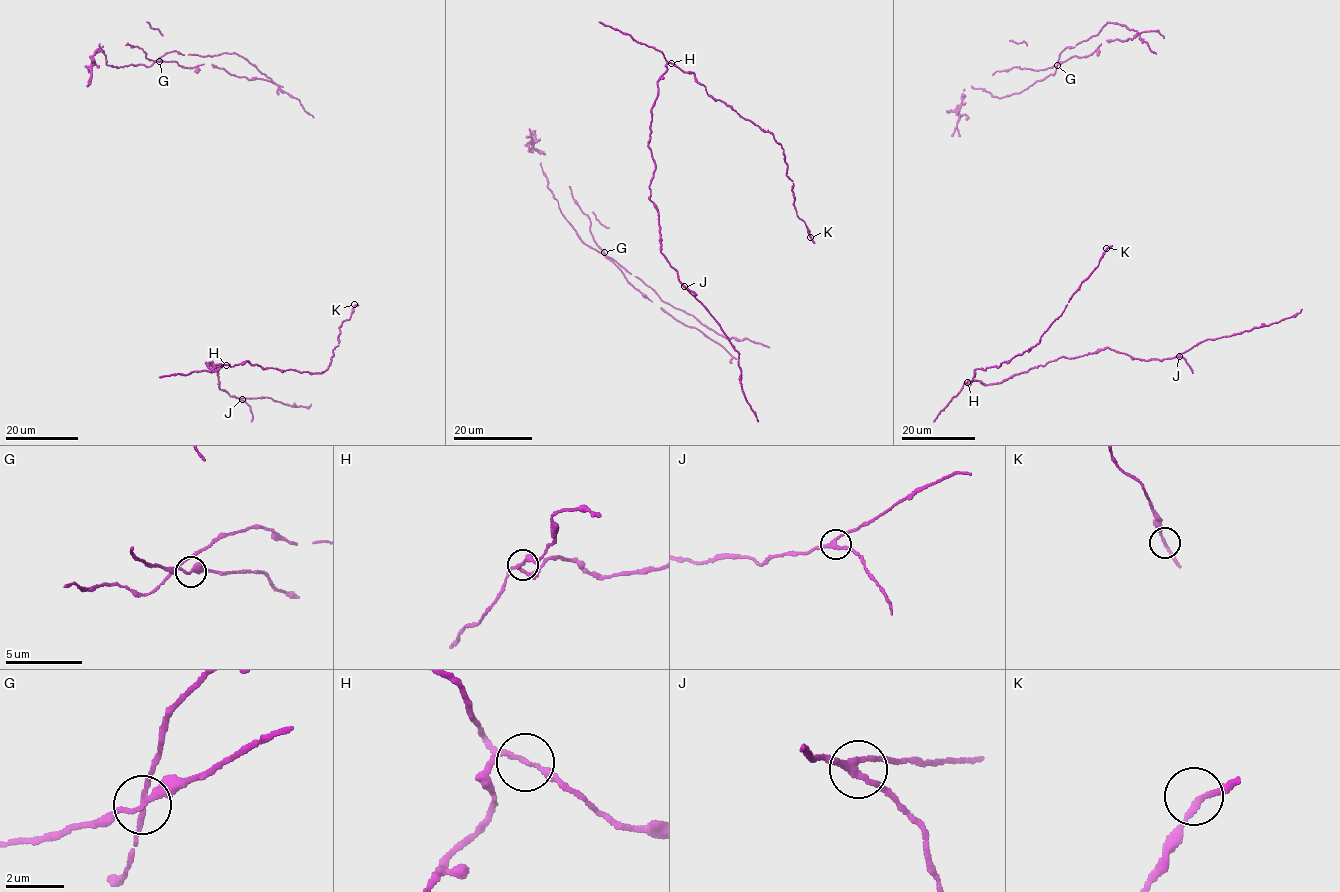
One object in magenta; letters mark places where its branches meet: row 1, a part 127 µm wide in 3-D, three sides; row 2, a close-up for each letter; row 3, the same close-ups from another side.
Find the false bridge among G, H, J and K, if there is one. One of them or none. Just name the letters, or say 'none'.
none

